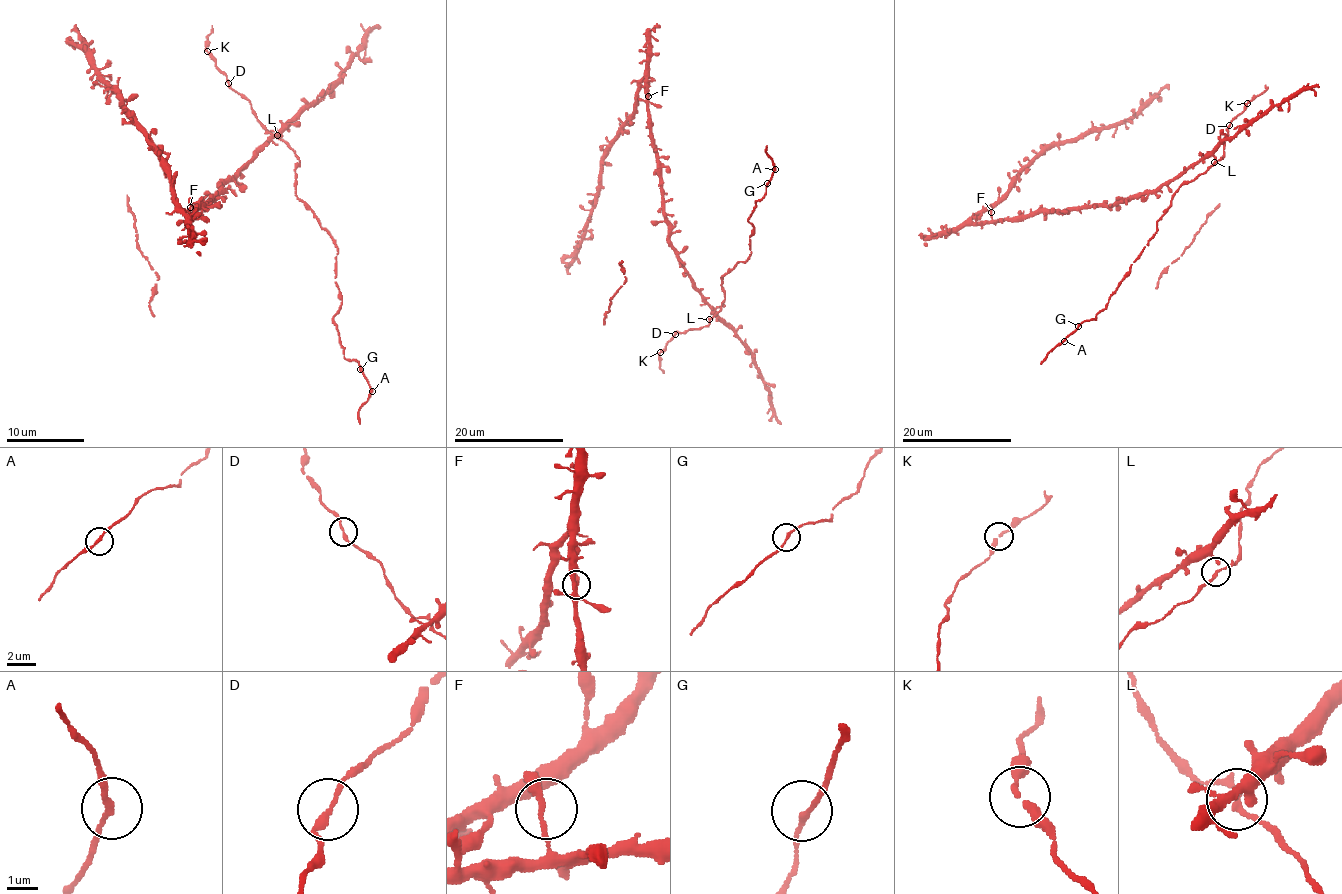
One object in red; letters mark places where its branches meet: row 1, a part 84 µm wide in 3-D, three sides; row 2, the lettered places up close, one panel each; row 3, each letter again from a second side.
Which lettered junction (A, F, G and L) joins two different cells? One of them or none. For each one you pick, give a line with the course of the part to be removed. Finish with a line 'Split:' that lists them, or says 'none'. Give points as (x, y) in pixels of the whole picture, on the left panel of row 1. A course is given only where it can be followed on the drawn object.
Split: none

